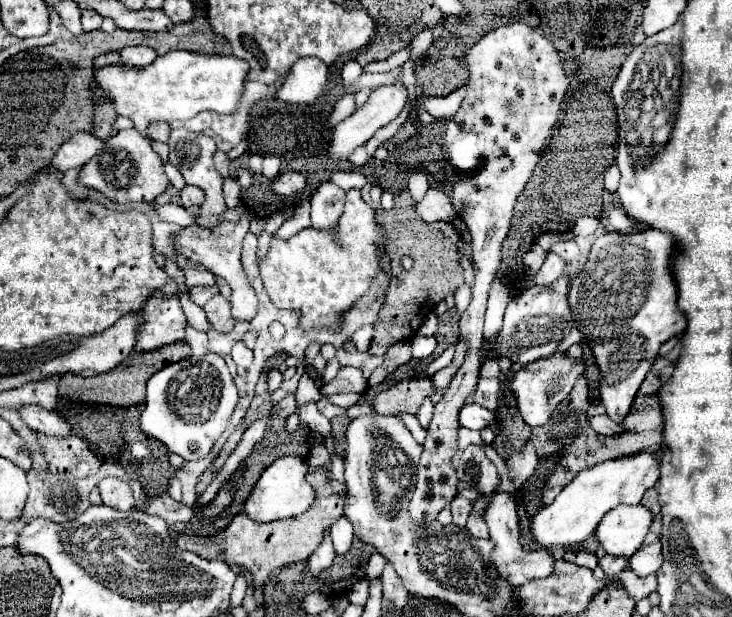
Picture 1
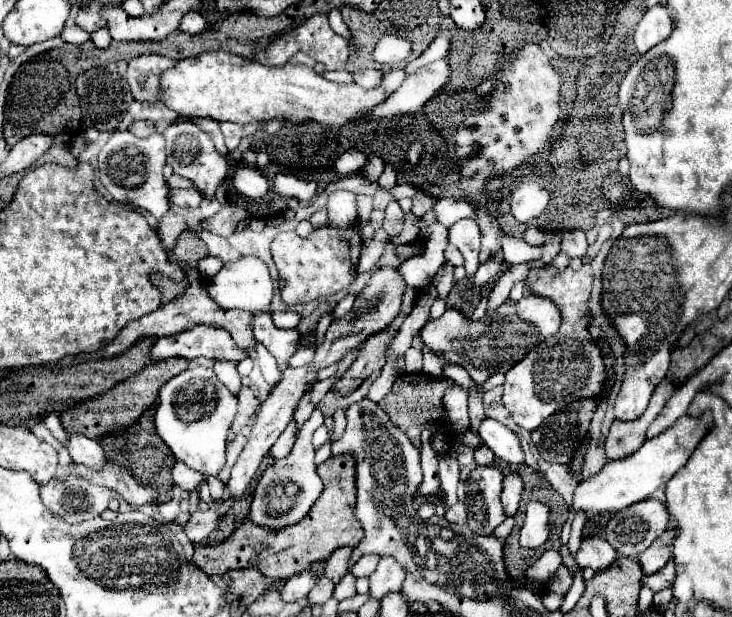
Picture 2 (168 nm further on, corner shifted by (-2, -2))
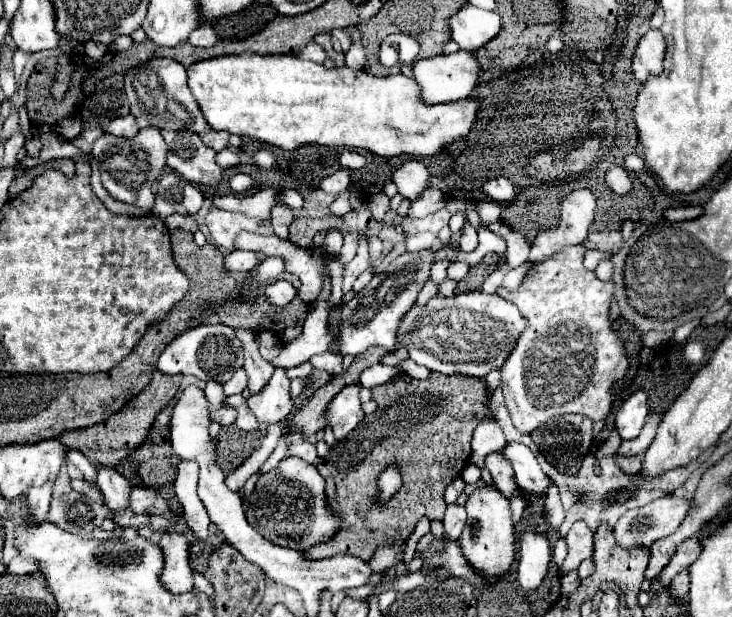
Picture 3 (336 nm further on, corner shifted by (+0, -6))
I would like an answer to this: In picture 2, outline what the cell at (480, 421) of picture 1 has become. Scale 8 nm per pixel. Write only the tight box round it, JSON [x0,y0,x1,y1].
[478,418,524,464]

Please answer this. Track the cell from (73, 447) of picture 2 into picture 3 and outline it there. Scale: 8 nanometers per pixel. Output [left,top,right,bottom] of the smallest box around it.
[98,468,130,512]

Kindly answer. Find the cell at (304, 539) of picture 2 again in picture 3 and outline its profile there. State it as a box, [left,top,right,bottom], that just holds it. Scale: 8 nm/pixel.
[304,372,494,558]

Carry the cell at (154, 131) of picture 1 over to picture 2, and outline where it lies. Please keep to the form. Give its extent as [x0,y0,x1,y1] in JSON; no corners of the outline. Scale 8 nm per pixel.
[128,120,156,138]

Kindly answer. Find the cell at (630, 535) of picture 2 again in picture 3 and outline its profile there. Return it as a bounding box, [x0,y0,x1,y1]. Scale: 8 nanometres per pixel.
[616,496,692,548]

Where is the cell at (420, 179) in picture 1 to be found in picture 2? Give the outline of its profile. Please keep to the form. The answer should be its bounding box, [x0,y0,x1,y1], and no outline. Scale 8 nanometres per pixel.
[412,192,436,218]

